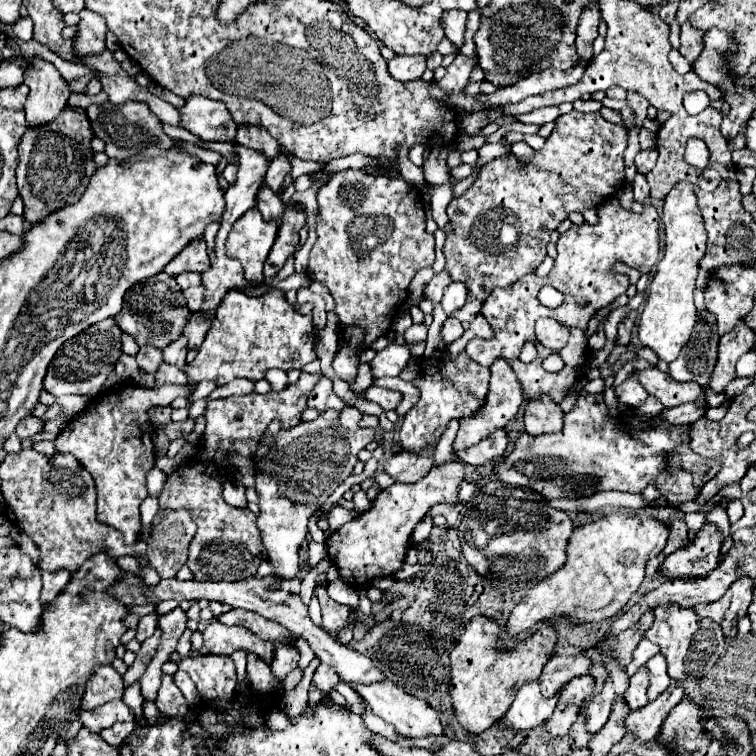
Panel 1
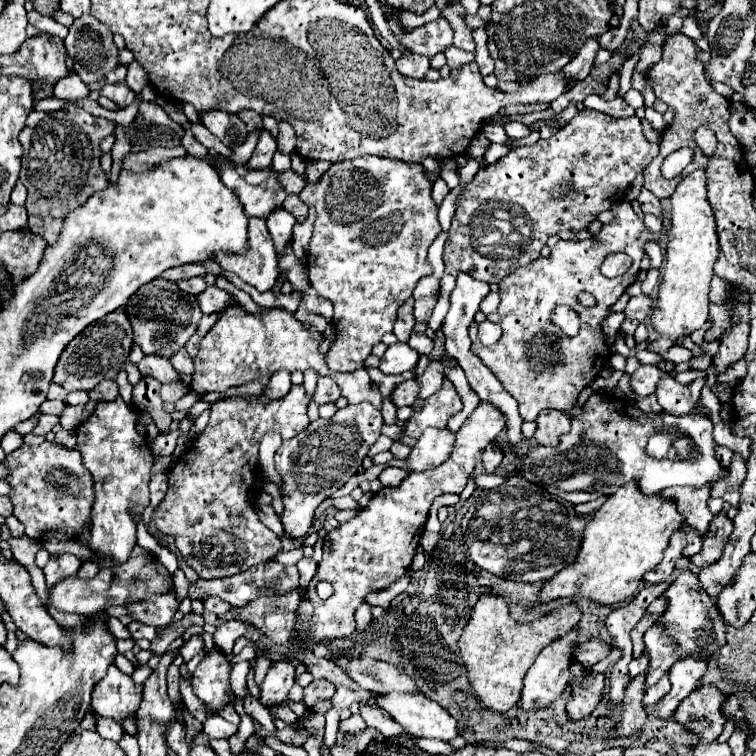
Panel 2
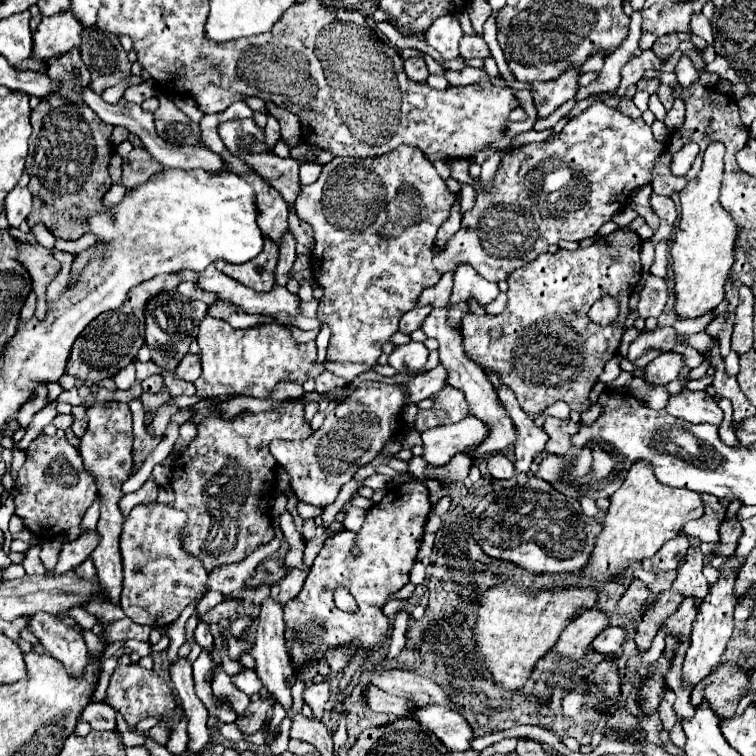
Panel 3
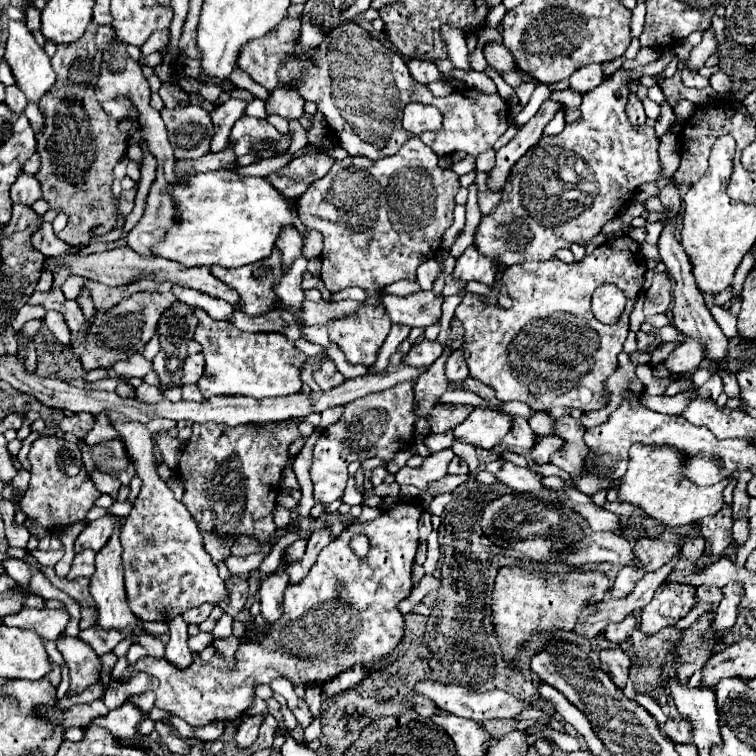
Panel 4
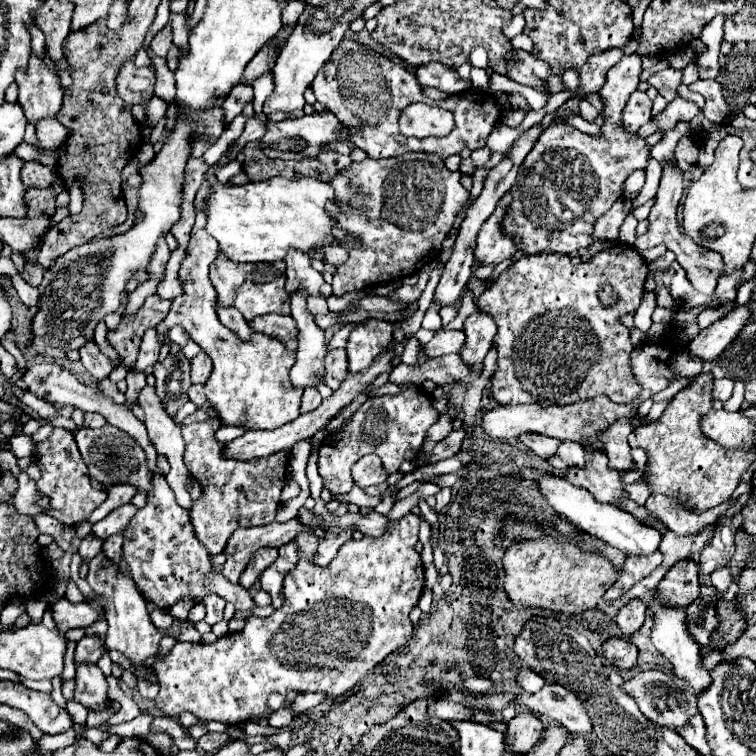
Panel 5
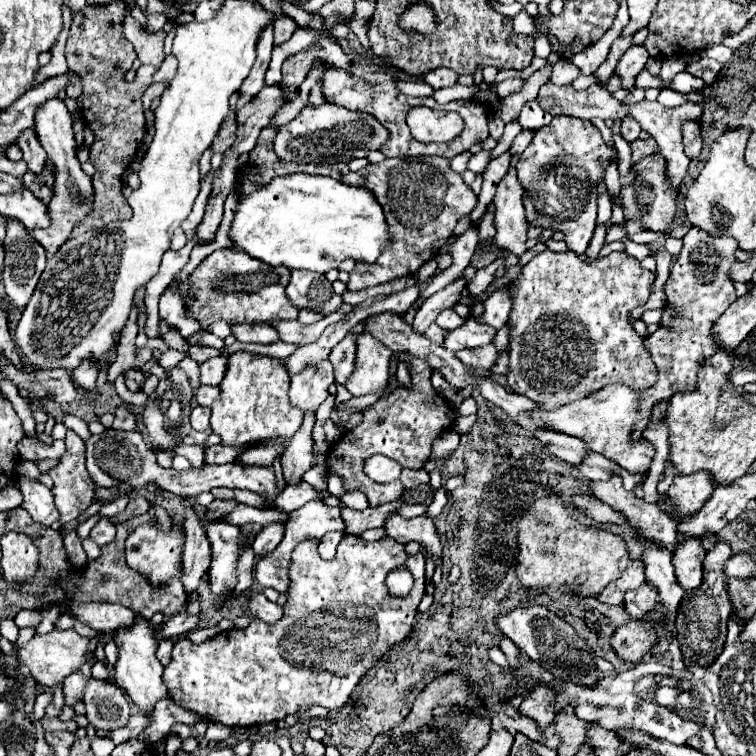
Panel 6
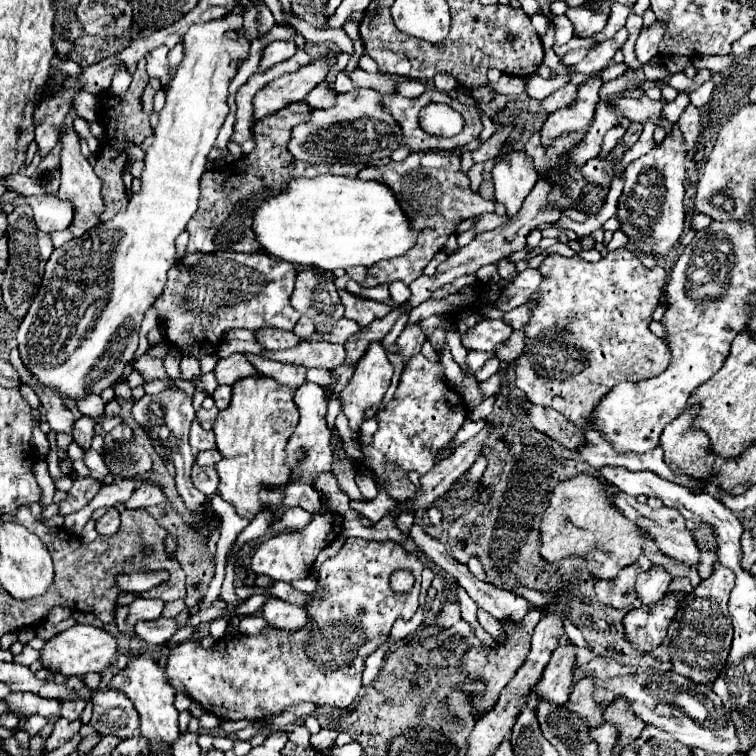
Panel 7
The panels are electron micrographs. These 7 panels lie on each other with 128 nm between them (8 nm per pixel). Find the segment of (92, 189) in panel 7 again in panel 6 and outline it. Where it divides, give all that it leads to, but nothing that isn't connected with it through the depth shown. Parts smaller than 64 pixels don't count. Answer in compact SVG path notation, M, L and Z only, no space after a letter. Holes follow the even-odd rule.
M60 98L46 100L36 110L34 130L36 130L36 136L38 136L40 144L42 144L42 148L46 150L48 158L56 164L58 176L56 176L56 188L54 188L56 194L54 194L50 206L48 206L50 226L44 228L44 230L28 230L28 232L46 250L46 254L52 256L66 242L66 238L70 236L70 232L78 224L78 220L82 220L90 212L90 202L92 200L90 200L88 194L92 194L92 178L88 178L80 168L80 162L76 158L76 142L74 142L74 132L72 132L72 118L70 118L70 112L68 112L66 104ZM78 192L88 192L88 194L82 196Z

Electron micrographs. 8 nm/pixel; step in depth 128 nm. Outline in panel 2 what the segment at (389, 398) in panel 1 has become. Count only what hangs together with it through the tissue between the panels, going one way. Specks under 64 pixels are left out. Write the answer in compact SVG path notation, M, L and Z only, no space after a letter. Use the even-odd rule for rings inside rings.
M408 380L408 382L402 382L394 388L394 392L390 394L390 400L396 408L400 406L412 406L414 400L416 400L416 394L418 394L418 384L416 380Z

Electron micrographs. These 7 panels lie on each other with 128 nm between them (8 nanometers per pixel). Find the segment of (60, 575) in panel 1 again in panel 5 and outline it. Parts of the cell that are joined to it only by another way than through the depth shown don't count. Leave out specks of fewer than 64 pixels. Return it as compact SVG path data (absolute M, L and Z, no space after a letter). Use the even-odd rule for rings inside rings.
M124 504L120 508L112 510L104 520L100 520L100 522L96 522L92 526L92 536L100 538L100 540L106 540L108 536L114 536L114 534L122 532L126 528L128 520L136 514L136 510L138 508L132 506L132 504Z

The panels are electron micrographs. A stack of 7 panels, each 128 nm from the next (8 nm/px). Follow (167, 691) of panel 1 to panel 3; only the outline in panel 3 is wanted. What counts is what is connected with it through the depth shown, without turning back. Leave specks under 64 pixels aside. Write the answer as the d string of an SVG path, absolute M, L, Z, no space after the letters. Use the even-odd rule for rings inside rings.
M204 622L198 624L198 628L196 628L196 632L194 632L194 638L196 638L196 644L198 644L200 648L204 648L204 650L208 650L208 648L212 646L212 642L214 642L214 638L212 638L212 634L210 634L210 626L204 624Z

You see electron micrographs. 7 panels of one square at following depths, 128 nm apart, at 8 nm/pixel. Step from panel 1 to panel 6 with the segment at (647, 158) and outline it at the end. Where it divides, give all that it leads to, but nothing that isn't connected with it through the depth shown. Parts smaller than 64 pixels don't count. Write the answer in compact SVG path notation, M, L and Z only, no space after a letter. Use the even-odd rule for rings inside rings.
M630 46L624 56L618 60L614 74L620 76L620 88L632 88L636 82L636 76L640 74L640 70L644 68L648 60L648 52L644 52L642 46ZM569 116L552 118L550 124L536 130L532 144L524 150L516 164L518 182L524 188L524 208L526 220L532 226L542 230L552 230L564 234L564 242L568 250L576 254L584 254L592 232L596 228L596 200L598 200L598 180L604 176L610 162L618 162L618 152L606 146L598 129L589 121ZM632 142L632 164L640 162L642 158L654 154L654 150L658 150L656 142Z

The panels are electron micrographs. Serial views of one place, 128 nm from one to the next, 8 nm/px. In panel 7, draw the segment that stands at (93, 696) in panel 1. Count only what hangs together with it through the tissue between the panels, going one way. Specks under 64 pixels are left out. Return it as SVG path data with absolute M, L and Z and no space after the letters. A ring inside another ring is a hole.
M348 538L346 544L334 558L328 558L320 566L310 566L310 572L316 572L318 586L312 592L312 600L304 606L308 624L296 632L268 628L258 636L246 634L226 634L210 650L202 648L196 638L176 644L170 652L166 674L168 678L178 678L184 684L186 694L198 702L206 712L218 716L220 720L264 720L274 714L282 714L290 706L300 702L314 702L316 706L334 706L346 708L354 702L360 692L360 676L364 670L366 658L378 650L390 636L392 624L402 618L410 620L418 610L420 594L420 572L424 562L402 550L396 542L368 542L360 538ZM408 568L416 582L408 594L394 594L390 590L390 574Z

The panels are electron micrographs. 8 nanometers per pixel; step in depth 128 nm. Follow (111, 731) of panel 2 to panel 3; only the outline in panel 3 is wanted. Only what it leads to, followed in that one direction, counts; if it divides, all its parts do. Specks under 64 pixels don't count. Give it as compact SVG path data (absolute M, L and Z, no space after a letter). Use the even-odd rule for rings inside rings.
M92 702L80 716L82 722L88 722L96 730L116 730L116 712L112 712L102 702Z

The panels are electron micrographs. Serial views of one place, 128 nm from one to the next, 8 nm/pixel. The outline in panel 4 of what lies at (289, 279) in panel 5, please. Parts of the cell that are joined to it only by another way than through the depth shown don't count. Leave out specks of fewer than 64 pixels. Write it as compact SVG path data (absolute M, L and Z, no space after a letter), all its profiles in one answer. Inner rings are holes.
M286 226L286 228L280 230L278 240L276 240L276 246L282 252L284 268L288 268L288 264L292 264L292 260L296 260L296 258L302 256L302 236L292 226Z

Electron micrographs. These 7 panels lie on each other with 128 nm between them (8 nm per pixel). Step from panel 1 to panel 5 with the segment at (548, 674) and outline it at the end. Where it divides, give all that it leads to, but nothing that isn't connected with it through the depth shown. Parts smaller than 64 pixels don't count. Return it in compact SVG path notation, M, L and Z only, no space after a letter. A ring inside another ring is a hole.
M632 600L632 604L628 604L628 608L622 608L614 622L618 624L618 628L622 630L624 636L632 636L634 632L640 630L642 622L646 616L646 606L642 604L642 600Z

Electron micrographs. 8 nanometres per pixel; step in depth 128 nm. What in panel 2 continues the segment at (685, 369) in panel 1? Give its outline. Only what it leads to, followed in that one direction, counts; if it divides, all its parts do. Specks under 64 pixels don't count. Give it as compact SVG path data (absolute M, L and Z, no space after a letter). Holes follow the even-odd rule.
M700 352L698 356L692 356L690 362L688 362L690 370L708 370L710 364L712 364L712 356L706 354L706 352Z

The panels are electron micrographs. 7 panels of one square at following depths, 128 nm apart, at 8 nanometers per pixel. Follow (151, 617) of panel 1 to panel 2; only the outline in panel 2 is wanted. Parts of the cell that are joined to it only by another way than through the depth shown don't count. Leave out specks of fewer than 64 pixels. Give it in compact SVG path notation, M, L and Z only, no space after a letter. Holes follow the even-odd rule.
M132 622L132 624L128 624L128 630L130 630L130 634L132 634L134 640L138 640L138 638L154 640L154 638L156 638L156 630L154 630L152 626L148 626L148 624L142 624L142 622Z

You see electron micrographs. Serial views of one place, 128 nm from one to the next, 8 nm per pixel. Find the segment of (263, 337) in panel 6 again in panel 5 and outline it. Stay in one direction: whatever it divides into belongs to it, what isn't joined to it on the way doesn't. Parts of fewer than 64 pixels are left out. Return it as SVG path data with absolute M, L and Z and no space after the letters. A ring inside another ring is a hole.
M216 304L216 314L220 318L220 322L230 328L232 332L240 332L242 340L248 340L252 336L252 330L246 326L246 320L242 318L242 314L236 308L222 308L220 304Z

